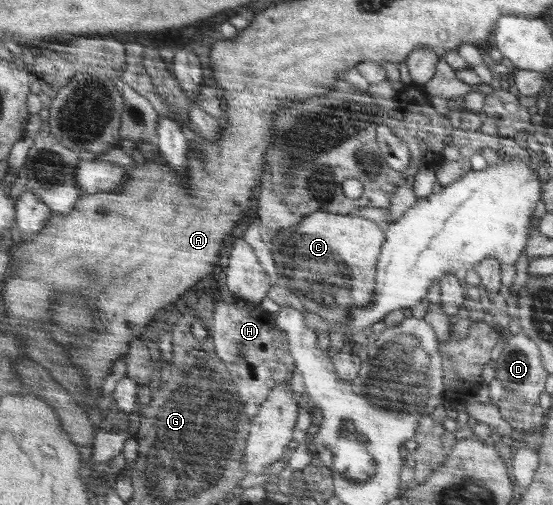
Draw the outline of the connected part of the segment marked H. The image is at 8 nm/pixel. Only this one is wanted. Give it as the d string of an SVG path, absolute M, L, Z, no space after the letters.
M241 297L215 301L210 328L213 344L217 346L218 357L229 366L230 376L237 385L241 400L246 400L246 415L252 420L272 389L282 383L288 383L290 390L294 390L296 403L306 403L303 376L295 368L285 332L276 326L274 319L274 315L263 311L260 304L250 303Z

